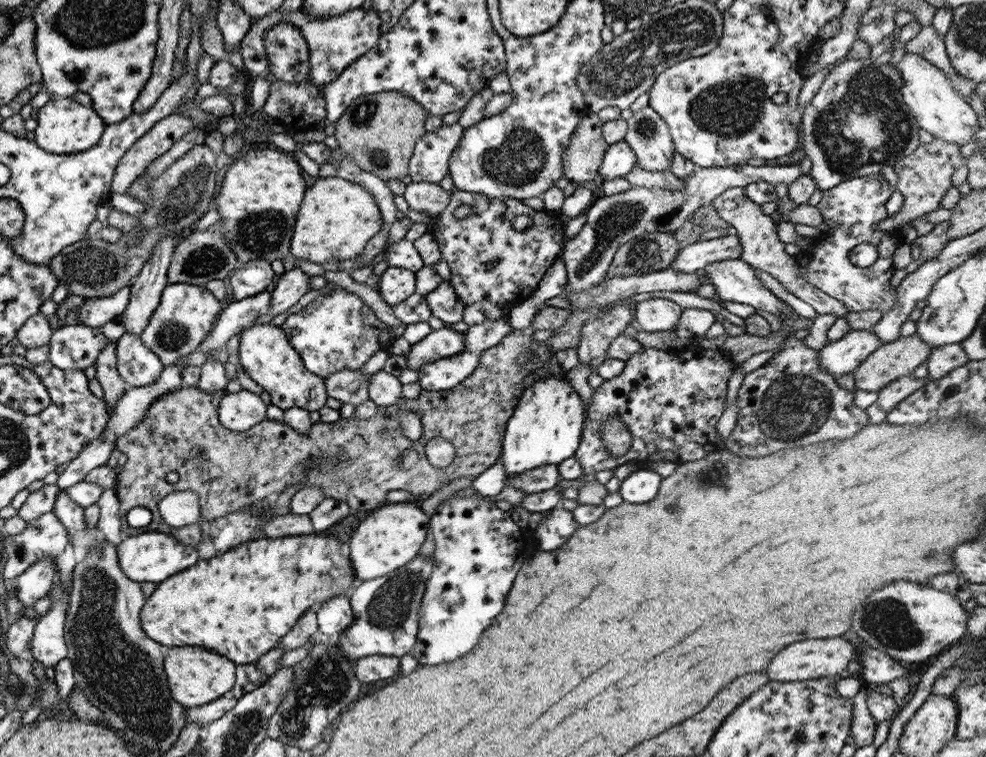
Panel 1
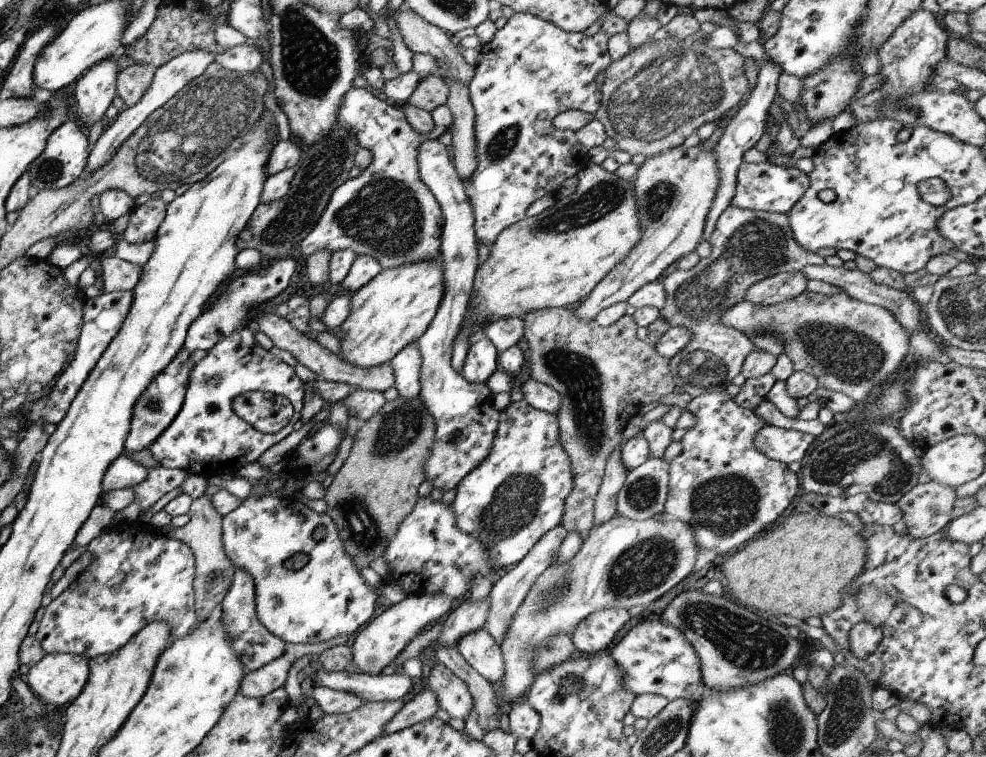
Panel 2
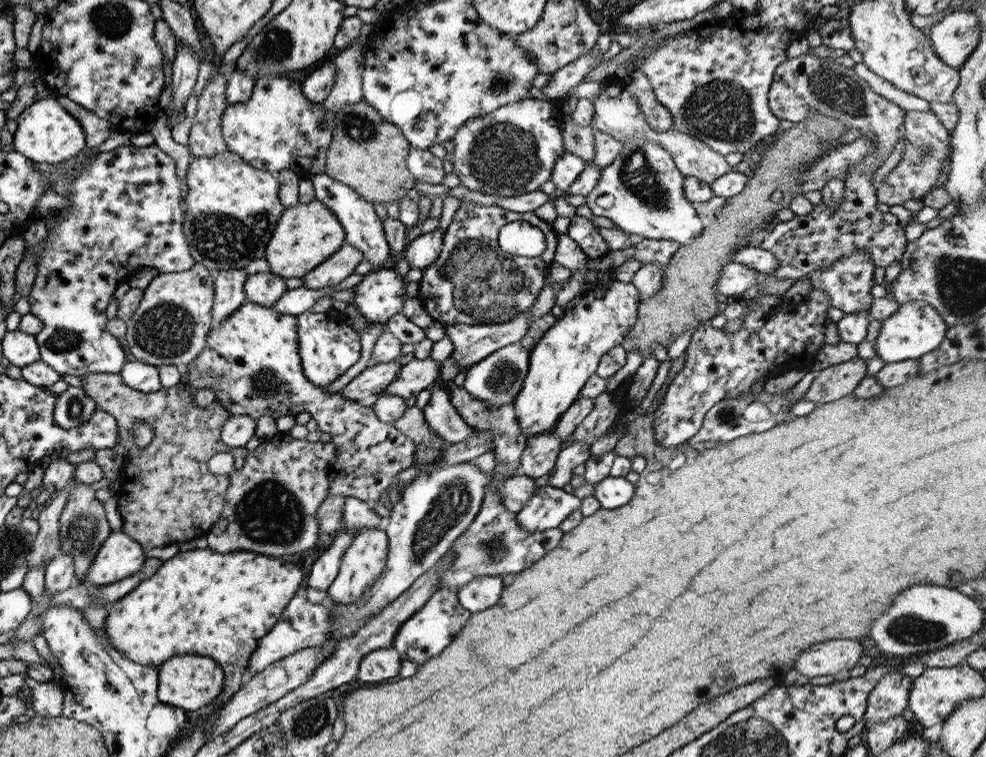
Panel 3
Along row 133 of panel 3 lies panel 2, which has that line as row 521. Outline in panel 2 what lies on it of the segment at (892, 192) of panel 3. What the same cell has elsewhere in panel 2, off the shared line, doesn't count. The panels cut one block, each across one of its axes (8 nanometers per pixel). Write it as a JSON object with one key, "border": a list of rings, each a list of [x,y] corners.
{"border":[[[929,481],[927,483],[913,486],[901,499],[895,504],[902,513],[903,524],[913,539],[927,539],[935,532],[945,529],[951,520],[950,511],[955,500],[952,487],[945,487],[941,484]]]}

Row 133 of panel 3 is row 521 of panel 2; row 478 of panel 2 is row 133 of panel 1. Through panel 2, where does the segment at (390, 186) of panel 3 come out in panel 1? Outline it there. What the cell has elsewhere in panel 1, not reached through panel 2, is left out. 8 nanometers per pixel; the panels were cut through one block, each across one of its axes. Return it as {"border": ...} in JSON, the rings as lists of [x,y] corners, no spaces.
{"border":[[[400,92],[359,95],[337,117],[333,138],[337,141],[337,150],[363,171],[385,182],[401,181],[407,175],[408,161],[417,140],[425,134],[423,122],[426,117],[426,110],[420,104]]]}

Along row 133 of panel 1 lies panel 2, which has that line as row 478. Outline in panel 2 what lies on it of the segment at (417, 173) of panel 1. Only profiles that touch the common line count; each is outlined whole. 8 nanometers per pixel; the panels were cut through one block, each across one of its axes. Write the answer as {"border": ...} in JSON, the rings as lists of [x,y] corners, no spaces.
{"border":[[[437,138],[428,139],[421,142],[416,152],[418,176],[440,207],[442,226],[438,252],[444,281],[444,294],[436,316],[433,316],[425,332],[415,342],[422,359],[418,396],[435,424],[434,444],[424,465],[424,476],[431,480],[433,488],[447,491],[455,488],[489,455],[499,425],[500,412],[492,408],[491,393],[484,383],[467,383],[450,364],[454,341],[464,322],[478,266],[473,210],[462,181],[453,167],[449,147],[439,144]]]}

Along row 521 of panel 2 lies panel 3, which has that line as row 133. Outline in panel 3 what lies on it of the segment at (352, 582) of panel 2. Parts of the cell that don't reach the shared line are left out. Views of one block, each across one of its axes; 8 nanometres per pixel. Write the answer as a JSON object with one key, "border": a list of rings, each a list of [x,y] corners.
{"border":[[[279,76],[259,77],[254,81],[253,91],[241,103],[226,103],[221,115],[220,132],[226,149],[240,156],[256,170],[278,175],[283,170],[293,170],[301,179],[324,173],[326,149],[333,133],[335,114],[325,110],[323,104],[311,104],[301,94],[299,83]]]}

